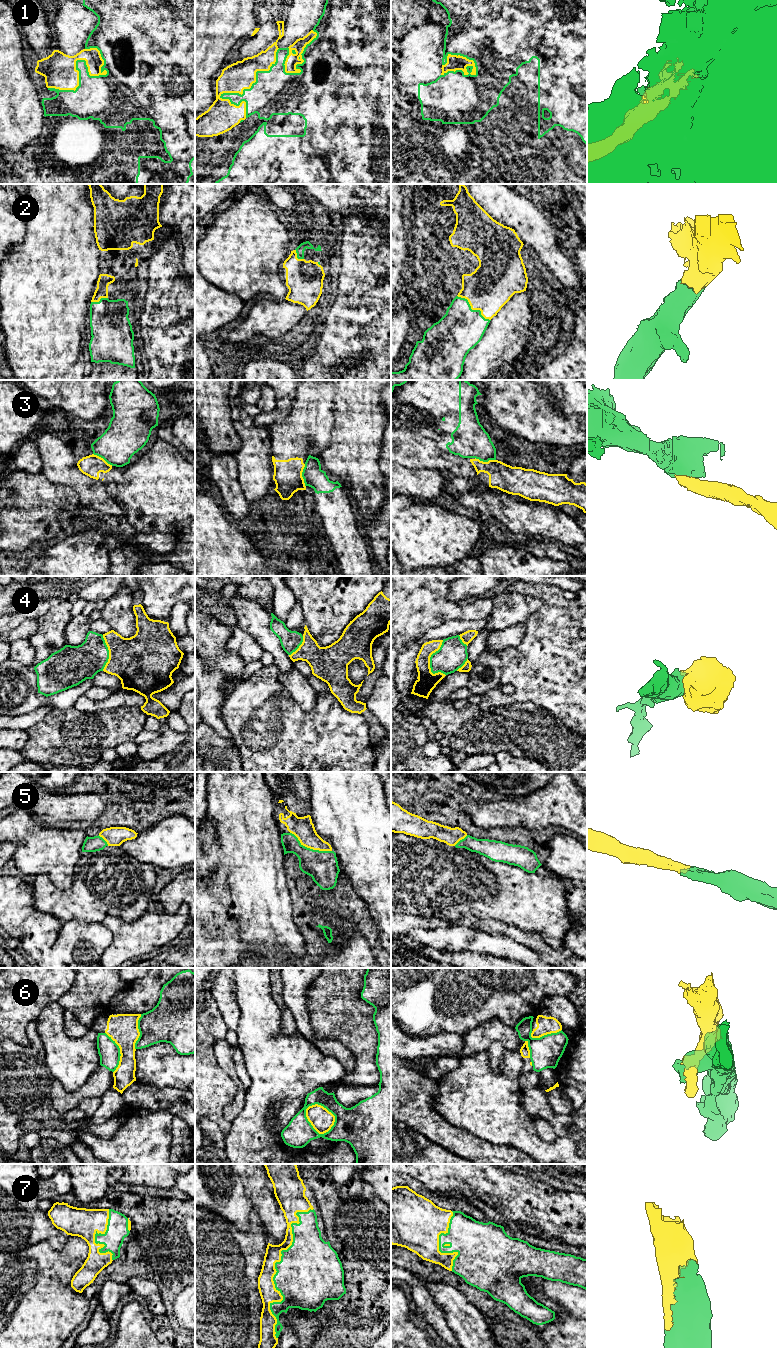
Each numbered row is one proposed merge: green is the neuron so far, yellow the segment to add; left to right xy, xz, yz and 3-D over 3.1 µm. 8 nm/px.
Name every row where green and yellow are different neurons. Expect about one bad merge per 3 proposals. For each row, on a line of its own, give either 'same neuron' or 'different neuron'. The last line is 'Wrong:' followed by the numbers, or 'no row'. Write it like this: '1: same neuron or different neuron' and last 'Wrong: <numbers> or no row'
1: different neuron
2: same neuron
3: different neuron
4: different neuron
5: same neuron
6: different neuron
7: same neuron
Wrong: 1, 3, 4, 6

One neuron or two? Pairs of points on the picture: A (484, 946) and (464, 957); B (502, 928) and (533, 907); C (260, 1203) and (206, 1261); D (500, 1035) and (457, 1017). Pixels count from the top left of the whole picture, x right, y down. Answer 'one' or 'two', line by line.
A: two
B: two
C: two
D: two

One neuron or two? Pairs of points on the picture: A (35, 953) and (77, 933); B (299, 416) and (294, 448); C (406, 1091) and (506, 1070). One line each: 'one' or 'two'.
A: one
B: one
C: two

